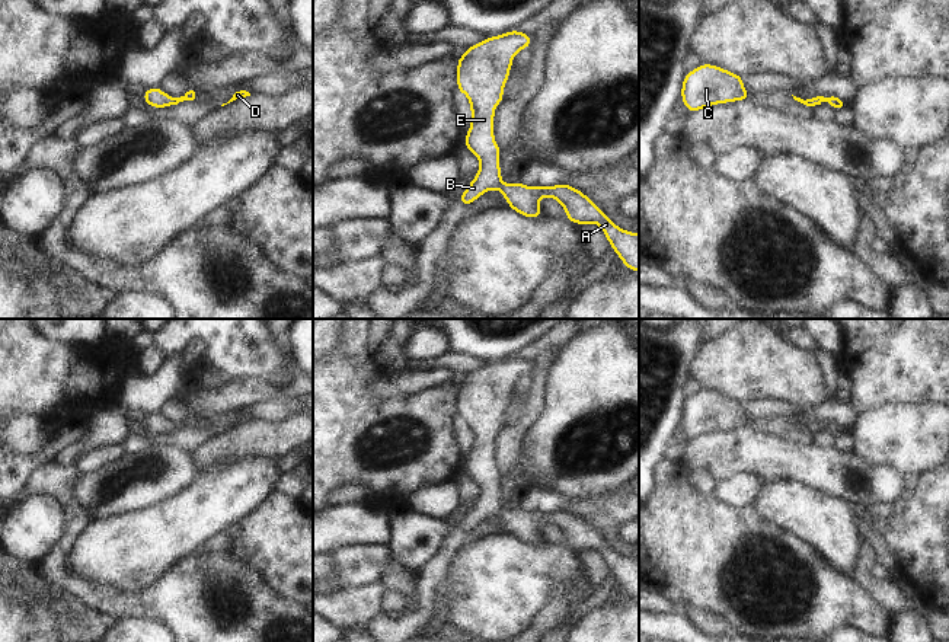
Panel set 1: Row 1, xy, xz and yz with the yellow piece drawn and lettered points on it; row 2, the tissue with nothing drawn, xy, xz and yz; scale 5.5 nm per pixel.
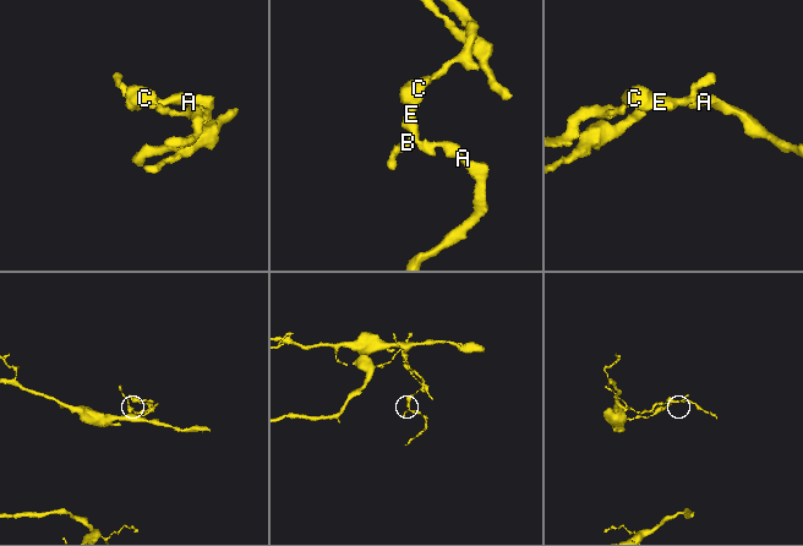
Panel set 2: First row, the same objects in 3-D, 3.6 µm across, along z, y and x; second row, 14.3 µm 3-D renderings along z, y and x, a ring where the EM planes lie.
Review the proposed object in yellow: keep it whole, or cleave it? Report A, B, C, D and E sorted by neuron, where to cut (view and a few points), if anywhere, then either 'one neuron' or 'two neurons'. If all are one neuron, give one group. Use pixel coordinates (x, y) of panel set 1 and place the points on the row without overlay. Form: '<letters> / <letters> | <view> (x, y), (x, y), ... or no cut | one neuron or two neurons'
A B C D E | no cut | one neuron

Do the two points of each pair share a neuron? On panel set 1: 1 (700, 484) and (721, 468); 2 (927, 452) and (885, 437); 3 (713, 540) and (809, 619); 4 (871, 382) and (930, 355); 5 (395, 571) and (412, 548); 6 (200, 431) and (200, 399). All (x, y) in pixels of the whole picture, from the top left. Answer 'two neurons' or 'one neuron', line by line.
1: two neurons
2: one neuron
3: one neuron
4: one neuron
5: two neurons
6: two neurons

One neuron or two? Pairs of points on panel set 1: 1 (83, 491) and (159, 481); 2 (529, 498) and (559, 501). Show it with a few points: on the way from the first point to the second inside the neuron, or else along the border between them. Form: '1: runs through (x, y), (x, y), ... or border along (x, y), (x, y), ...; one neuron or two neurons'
1: runs through (102, 492), (112, 497), (128, 484), (140, 481); one neuron
2: runs through (536, 500), (552, 501); one neuron

